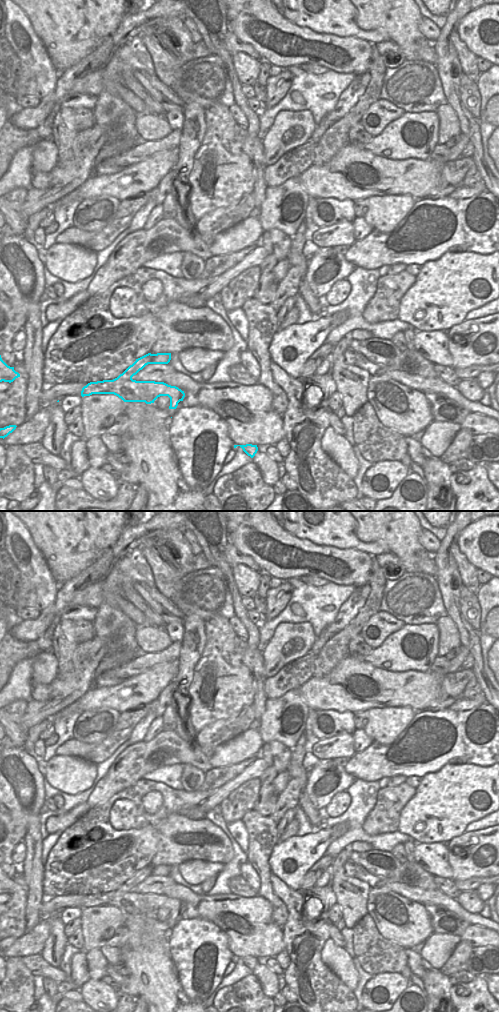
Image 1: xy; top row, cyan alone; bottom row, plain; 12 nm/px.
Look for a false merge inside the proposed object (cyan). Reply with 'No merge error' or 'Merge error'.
No merge error

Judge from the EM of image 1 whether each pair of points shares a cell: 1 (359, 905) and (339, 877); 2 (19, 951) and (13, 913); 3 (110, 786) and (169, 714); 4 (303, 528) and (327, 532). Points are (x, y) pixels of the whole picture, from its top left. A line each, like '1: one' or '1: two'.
1: one
2: two
3: two
4: one

